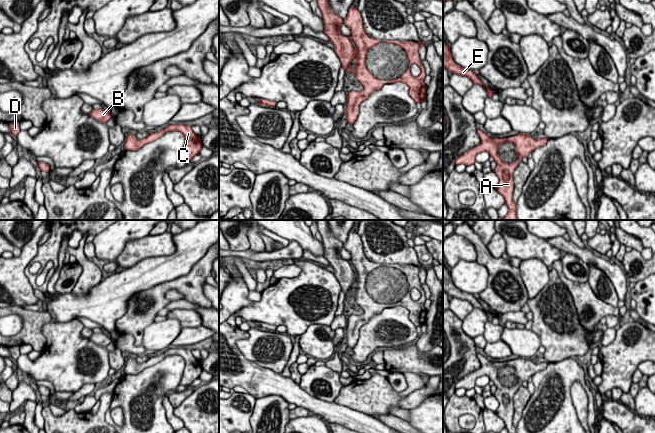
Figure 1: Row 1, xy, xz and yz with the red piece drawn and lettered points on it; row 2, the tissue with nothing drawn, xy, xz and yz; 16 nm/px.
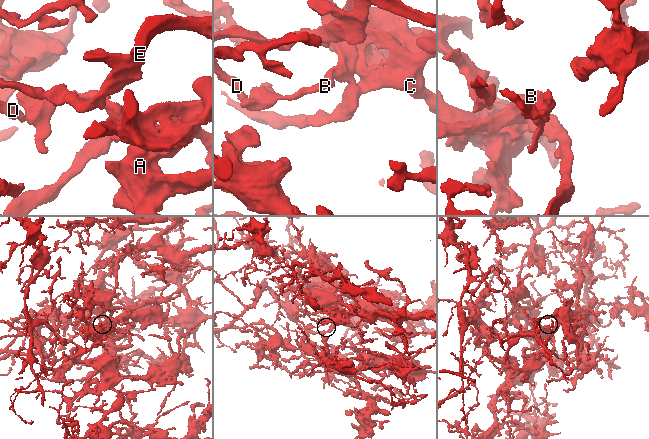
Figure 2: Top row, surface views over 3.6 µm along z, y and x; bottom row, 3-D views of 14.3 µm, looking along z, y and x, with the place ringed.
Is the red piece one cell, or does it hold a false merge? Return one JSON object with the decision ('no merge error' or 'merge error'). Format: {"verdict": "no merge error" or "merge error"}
{"verdict": "no merge error"}

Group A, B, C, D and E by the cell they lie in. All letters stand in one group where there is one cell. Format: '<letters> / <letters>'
A B C D E

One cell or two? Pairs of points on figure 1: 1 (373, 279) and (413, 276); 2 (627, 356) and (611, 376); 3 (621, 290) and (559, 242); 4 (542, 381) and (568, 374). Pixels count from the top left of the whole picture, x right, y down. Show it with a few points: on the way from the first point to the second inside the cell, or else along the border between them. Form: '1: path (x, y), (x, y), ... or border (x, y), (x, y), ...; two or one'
1: path (383, 279), (403, 278); one
2: path (622, 361), (616, 371); one
3: path (612, 273), (603, 264), (576, 251); one
4: path (548, 377), (556, 372), (562, 374); one

